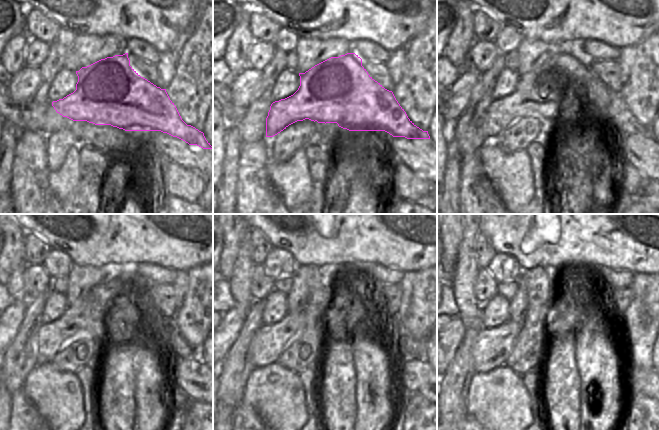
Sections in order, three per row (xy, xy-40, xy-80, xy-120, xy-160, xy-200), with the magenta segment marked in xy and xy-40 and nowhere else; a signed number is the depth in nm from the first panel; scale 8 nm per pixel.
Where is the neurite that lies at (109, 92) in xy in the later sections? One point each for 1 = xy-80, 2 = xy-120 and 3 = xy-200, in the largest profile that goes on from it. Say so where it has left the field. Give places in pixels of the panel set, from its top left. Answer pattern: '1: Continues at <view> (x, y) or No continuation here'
1: Continues at xy-80 (564, 90)
2: Continues at xy-120 (100, 312)
3: Continues at xy-200 (492, 347)

